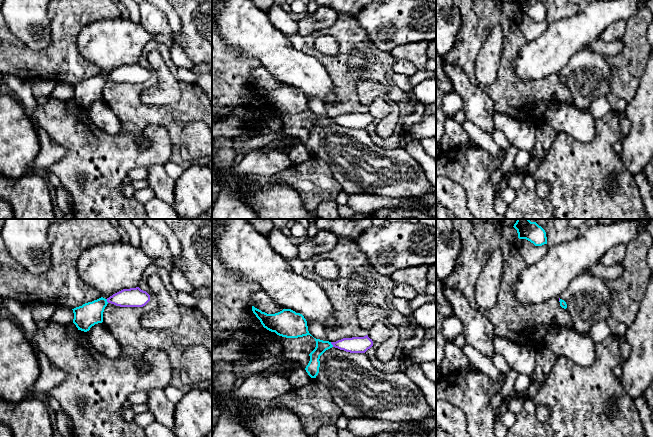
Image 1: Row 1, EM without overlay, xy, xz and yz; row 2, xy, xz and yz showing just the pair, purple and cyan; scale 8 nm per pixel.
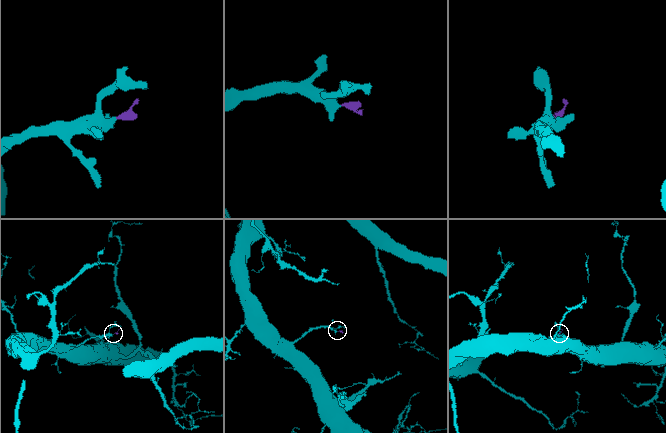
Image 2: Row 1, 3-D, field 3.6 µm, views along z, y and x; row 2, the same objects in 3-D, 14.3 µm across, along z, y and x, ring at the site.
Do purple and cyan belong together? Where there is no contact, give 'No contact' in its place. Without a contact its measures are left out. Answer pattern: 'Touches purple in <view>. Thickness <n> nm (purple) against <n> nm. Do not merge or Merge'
Touches purple in xz. Thickness 130 nm (purple) against 100 nm. Merge

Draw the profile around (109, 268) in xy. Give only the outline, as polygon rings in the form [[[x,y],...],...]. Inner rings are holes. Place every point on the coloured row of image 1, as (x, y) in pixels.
[[[121,241],[88,247],[77,261],[80,278],[87,285],[97,289],[102,296],[112,296],[123,289],[138,287],[144,270],[152,264],[154,264],[154,259],[148,256],[141,247]]]

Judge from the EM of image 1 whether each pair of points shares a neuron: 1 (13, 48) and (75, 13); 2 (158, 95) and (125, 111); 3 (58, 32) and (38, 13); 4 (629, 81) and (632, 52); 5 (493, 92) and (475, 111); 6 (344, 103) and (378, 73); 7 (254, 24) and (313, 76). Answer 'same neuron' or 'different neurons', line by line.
1: same neuron
2: different neurons
3: different neurons
4: same neuron
5: different neurons
6: same neuron
7: same neuron

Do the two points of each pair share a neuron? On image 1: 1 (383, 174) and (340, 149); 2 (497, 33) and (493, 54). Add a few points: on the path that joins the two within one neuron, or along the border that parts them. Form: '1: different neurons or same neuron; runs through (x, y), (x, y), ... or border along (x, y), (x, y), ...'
1: same neuron; runs through (372, 170), (362, 167), (351, 156)
2: same neuron; runs through (496, 38), (493, 49)

